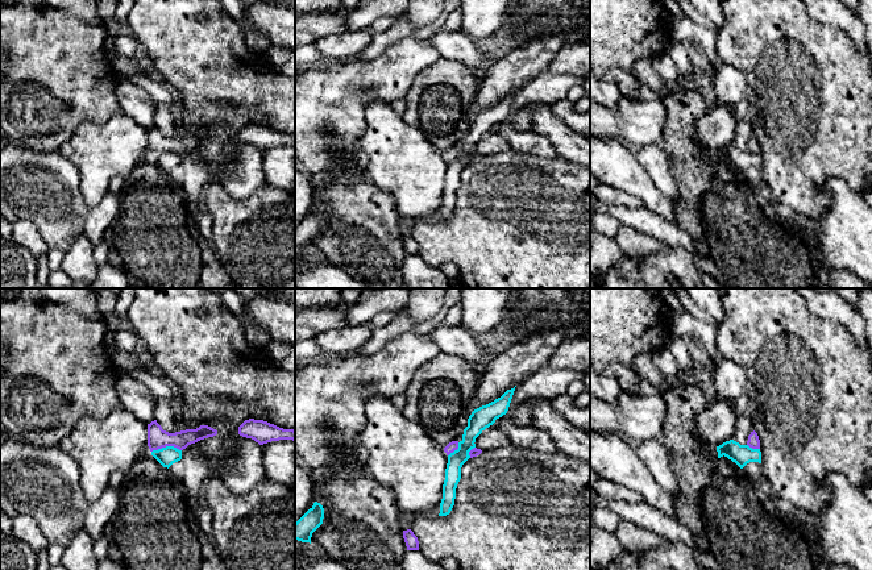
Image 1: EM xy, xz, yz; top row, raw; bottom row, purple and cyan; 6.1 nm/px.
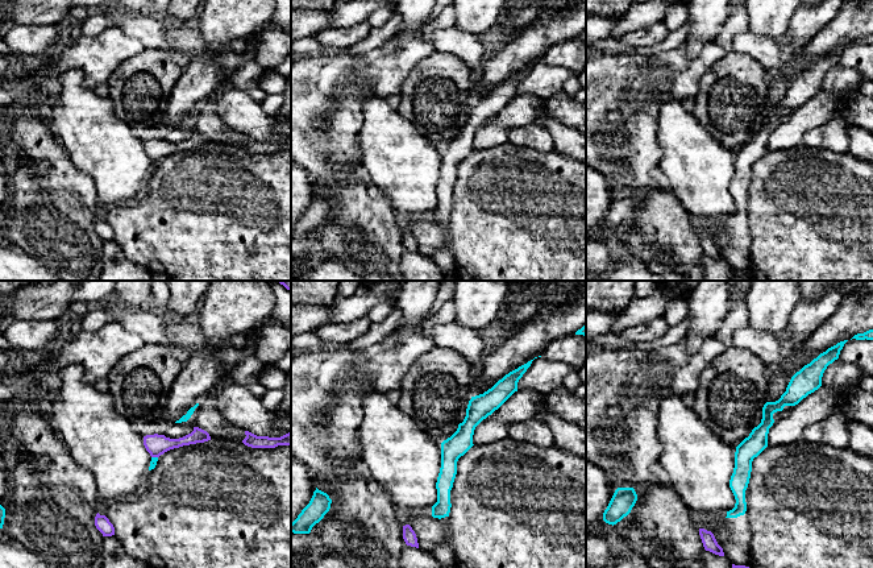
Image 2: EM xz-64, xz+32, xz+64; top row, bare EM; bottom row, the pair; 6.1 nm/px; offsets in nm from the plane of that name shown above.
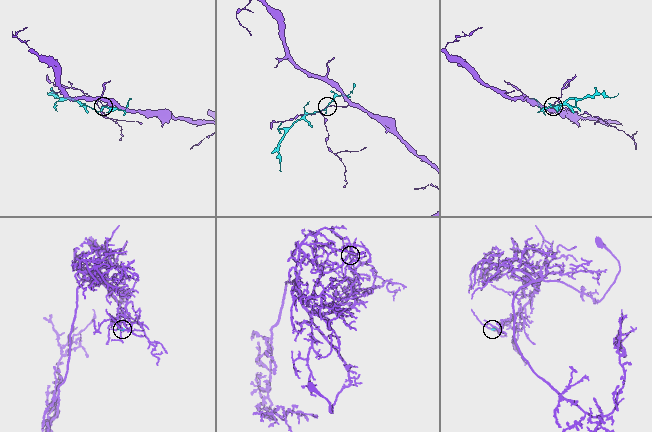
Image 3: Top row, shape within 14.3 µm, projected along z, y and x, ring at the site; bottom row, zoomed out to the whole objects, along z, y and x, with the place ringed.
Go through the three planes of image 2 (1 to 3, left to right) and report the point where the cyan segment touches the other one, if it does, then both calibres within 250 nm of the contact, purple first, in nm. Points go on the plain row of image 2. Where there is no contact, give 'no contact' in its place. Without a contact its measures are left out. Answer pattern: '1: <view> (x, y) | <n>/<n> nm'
1: xz-64 (154, 161) | 130/50 nm
2: no contact
3: no contact

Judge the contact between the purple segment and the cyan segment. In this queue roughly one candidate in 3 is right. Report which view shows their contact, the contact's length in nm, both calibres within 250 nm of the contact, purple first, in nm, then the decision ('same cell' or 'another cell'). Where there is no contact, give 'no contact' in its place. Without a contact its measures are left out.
xy | 180 nm | 130/120 nm | another cell

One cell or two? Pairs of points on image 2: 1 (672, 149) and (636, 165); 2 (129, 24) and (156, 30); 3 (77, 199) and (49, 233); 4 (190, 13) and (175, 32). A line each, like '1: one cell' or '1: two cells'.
1: two cells
2: one cell
3: one cell
4: two cells

